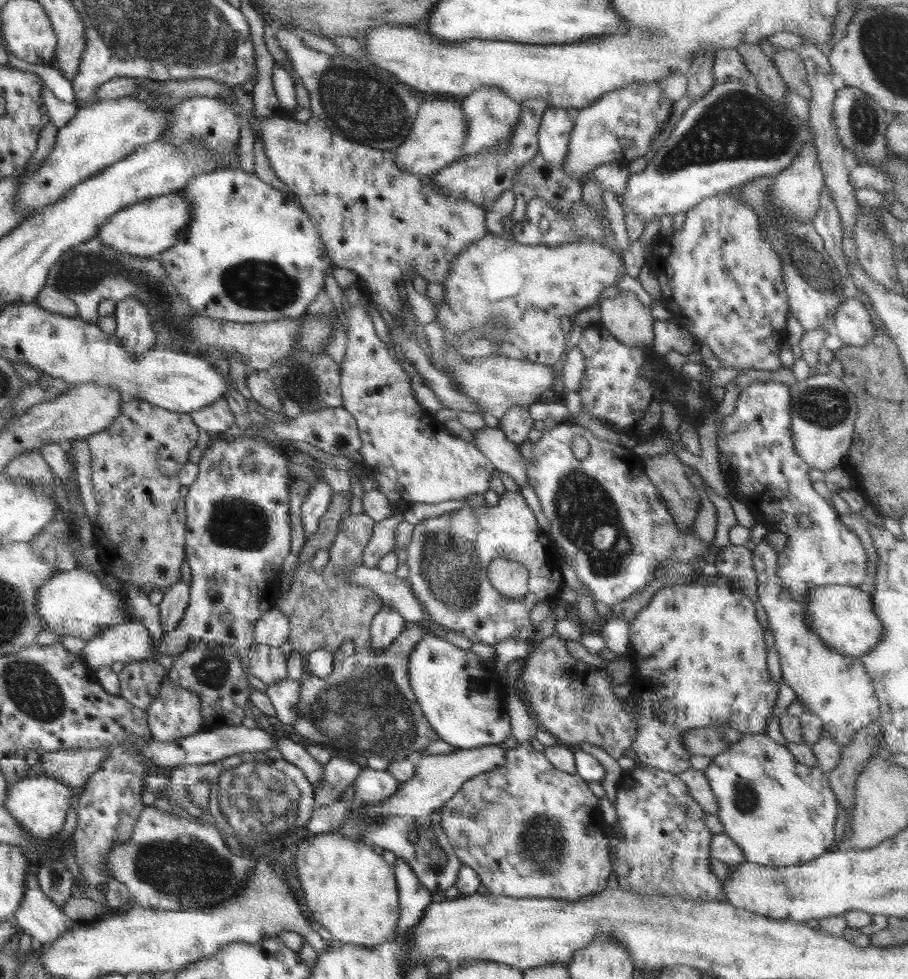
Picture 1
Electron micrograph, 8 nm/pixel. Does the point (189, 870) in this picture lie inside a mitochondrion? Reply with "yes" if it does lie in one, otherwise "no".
yes

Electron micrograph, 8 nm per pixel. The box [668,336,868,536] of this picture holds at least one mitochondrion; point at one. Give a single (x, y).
(825, 407)

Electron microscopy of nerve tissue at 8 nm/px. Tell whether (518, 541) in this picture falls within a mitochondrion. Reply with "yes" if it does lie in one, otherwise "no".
no

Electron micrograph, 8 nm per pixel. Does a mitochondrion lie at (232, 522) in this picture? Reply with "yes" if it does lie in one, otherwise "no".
yes

